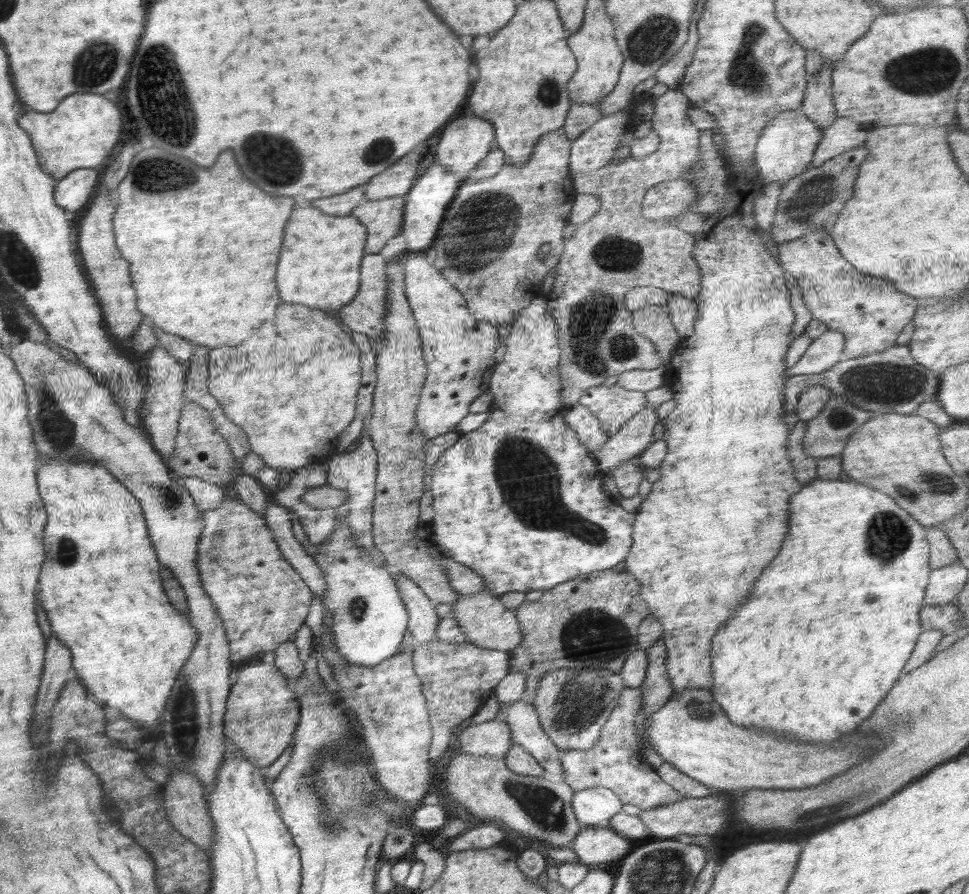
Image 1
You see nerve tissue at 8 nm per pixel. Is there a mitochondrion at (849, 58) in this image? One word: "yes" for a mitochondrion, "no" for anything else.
no

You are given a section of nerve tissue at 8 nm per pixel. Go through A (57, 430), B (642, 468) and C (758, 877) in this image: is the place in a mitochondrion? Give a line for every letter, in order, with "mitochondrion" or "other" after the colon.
A: mitochondrion
B: other
C: other

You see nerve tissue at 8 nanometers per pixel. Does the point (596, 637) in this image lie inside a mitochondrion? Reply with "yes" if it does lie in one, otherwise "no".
yes

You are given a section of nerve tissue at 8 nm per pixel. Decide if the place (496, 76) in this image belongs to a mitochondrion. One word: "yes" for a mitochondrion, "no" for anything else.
no

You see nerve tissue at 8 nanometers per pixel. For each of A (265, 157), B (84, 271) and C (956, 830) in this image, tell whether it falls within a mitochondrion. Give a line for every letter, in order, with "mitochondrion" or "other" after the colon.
A: mitochondrion
B: other
C: other

